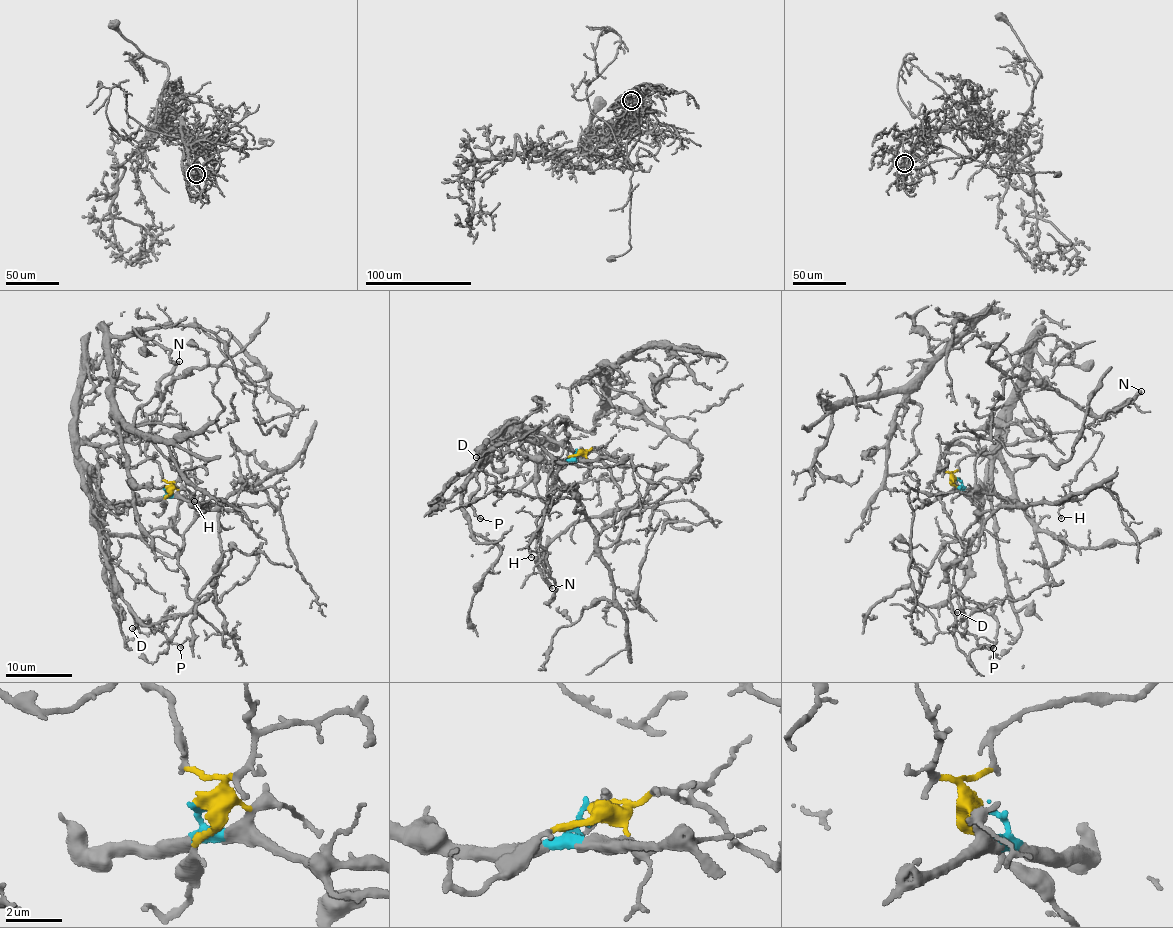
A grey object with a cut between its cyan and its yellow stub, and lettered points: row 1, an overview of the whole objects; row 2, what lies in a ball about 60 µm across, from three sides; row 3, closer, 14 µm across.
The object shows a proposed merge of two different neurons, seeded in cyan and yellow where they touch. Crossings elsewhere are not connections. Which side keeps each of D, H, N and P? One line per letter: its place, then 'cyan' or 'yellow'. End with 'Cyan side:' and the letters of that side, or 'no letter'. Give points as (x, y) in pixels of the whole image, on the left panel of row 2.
D: place (132, 628); cyan
H: place (194, 501); yellow
N: place (179, 361); yellow
P: place (180, 647); cyan
Cyan side: D, P

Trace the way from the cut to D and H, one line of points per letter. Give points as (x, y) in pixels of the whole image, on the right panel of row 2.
D: (954, 479), (967, 488), (991, 489), (993, 455), (981, 529), (973, 538), (961, 587), (946, 602), (957, 612)
H: (954, 479), (951, 475), (970, 455), (1056, 432), (1099, 432), (1094, 453), (1076, 479), (1062, 487), (1061, 517)

